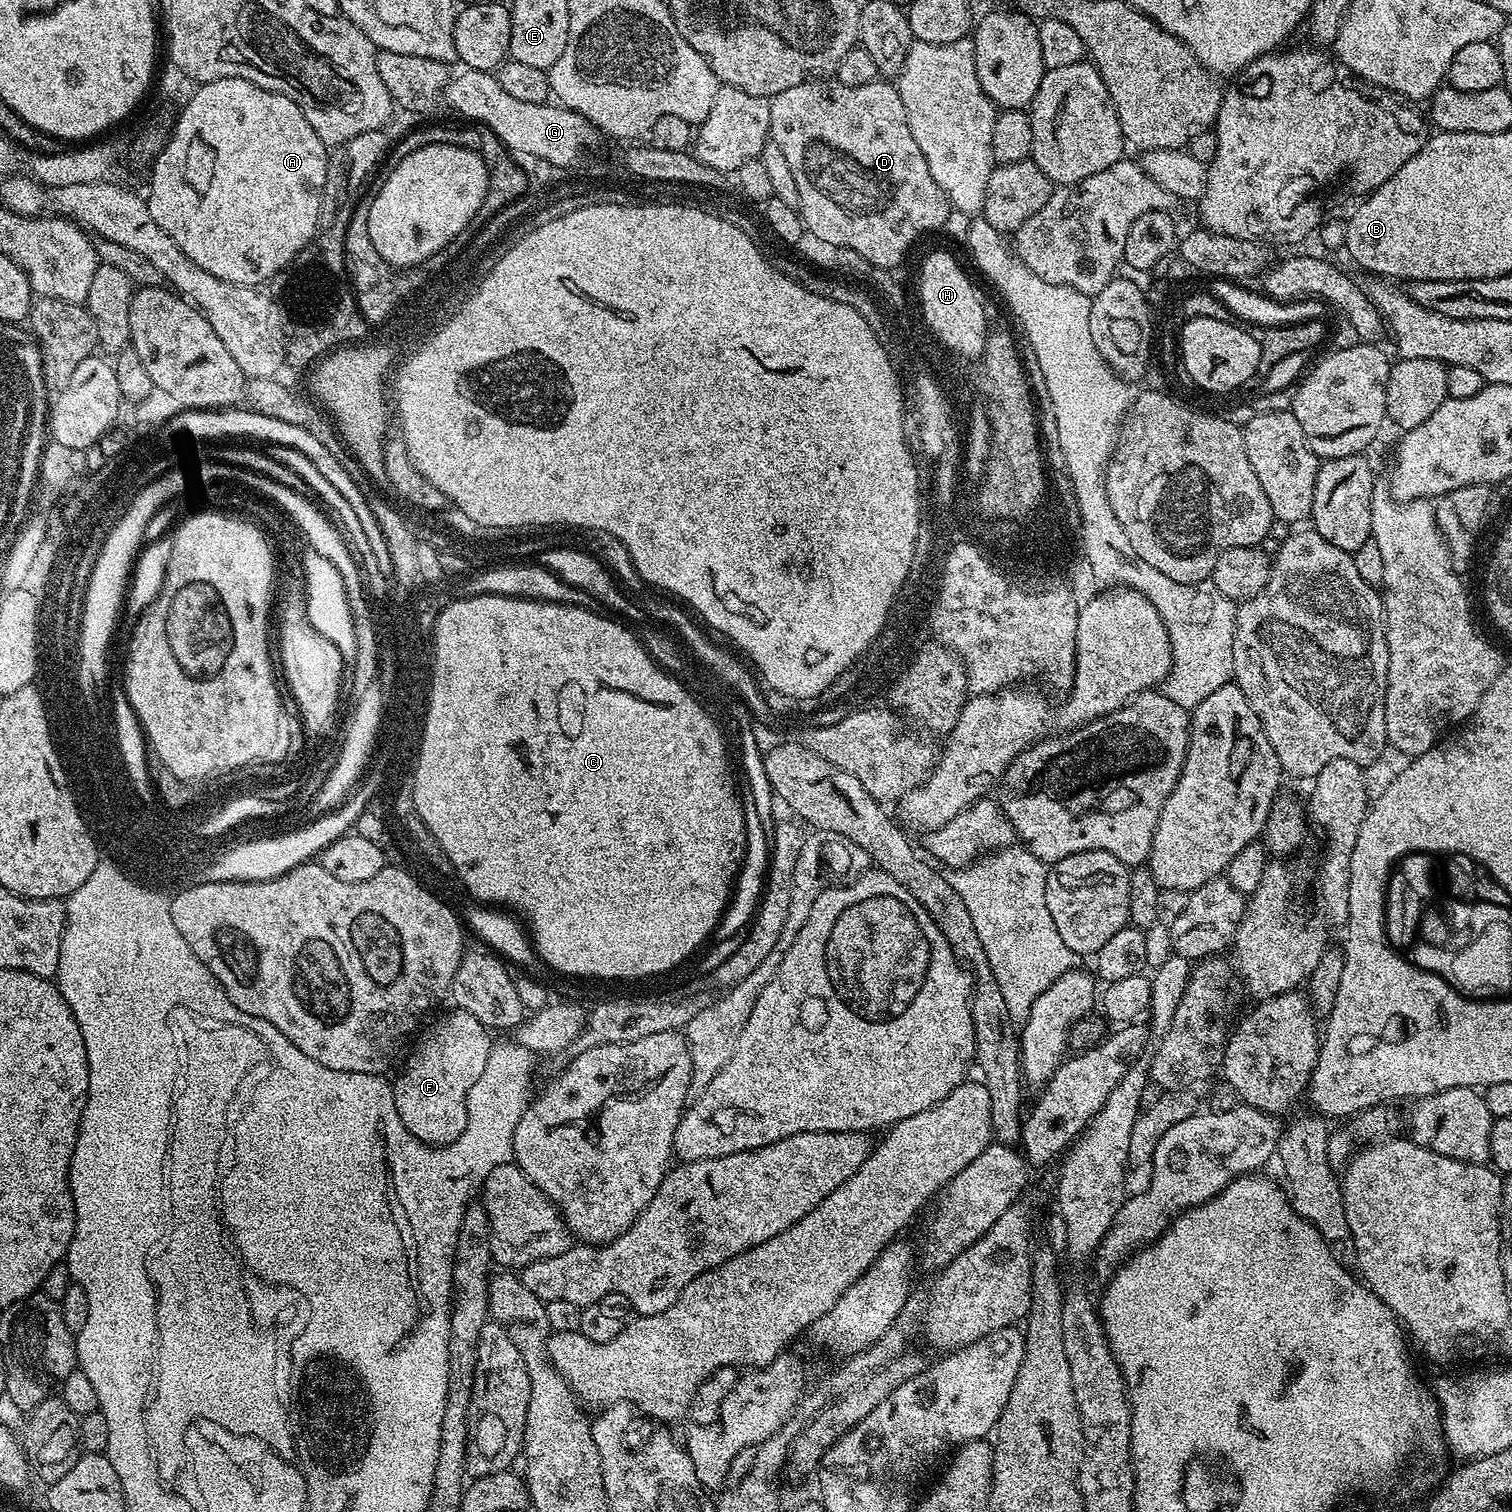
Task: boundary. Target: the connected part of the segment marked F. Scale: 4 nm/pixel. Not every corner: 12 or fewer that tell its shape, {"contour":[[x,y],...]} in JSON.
{"contour":[[452,1013],[413,1050],[394,1106],[423,1144],[466,1130],[494,1043]]}

